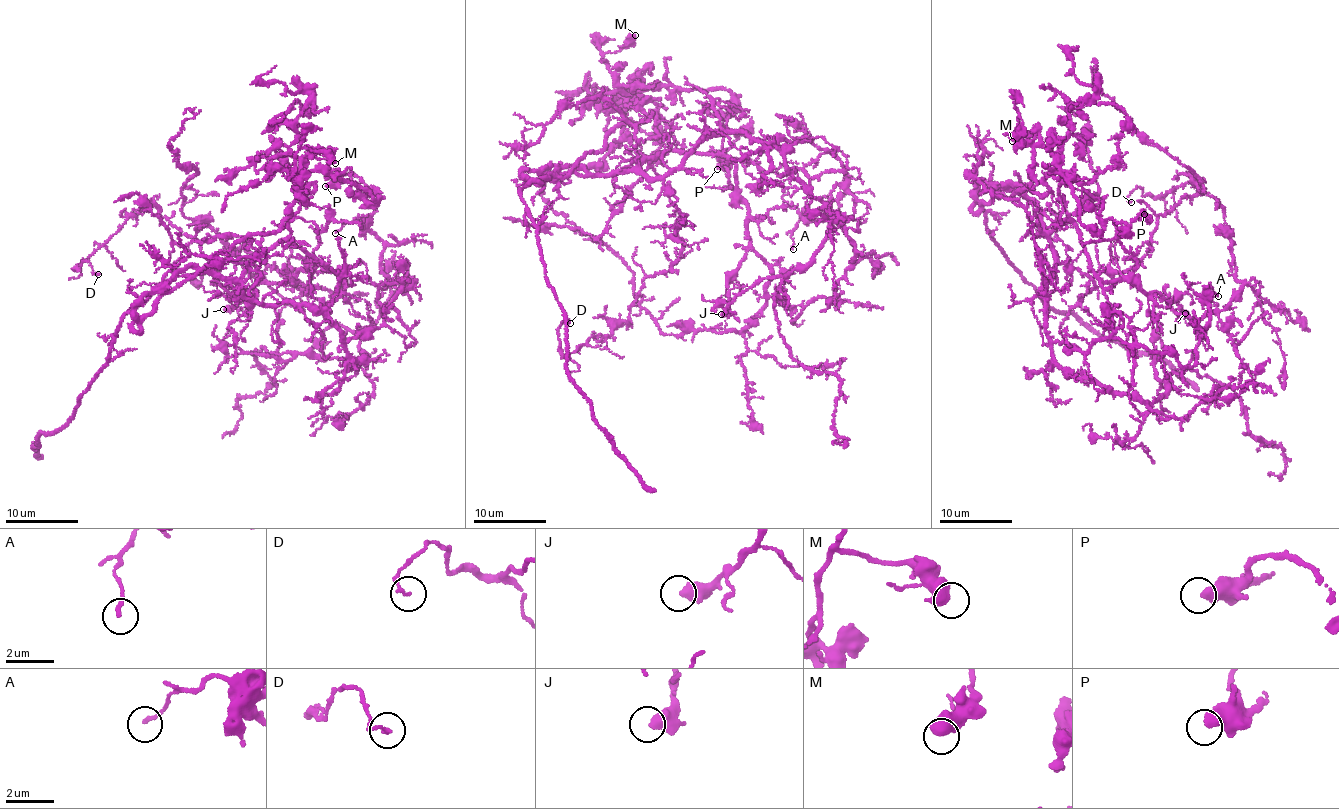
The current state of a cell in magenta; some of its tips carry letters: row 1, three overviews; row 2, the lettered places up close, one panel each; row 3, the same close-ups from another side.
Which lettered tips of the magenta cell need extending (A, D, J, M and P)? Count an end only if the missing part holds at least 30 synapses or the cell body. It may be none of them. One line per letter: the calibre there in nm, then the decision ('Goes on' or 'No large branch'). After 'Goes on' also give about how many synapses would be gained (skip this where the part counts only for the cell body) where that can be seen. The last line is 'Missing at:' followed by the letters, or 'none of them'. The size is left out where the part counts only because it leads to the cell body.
A: Thickness 140 nm. No large branch
D: Thickness 130 nm. No large branch
J: Thickness 500 nm. No large branch
M: Thickness 650 nm. No large branch
P: Thickness 480 nm. No large branch
Missing at: none of them

